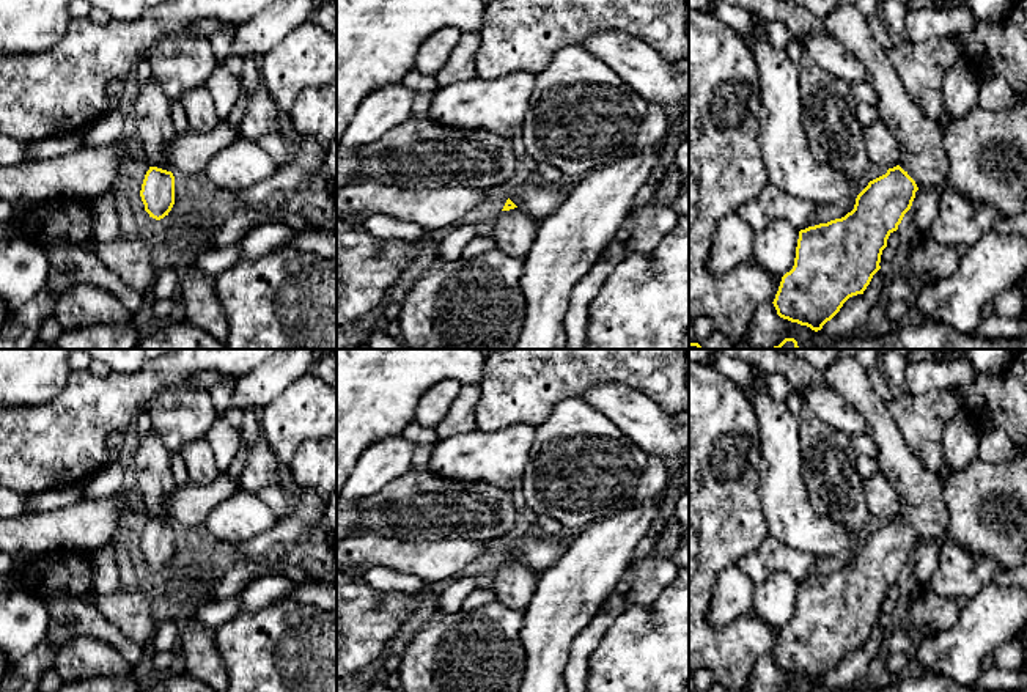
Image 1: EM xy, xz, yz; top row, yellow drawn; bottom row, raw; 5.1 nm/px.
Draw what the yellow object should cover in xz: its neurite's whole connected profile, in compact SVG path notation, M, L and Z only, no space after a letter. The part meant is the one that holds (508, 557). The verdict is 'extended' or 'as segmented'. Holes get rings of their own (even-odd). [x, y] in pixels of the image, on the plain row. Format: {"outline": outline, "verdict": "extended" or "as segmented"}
{"outline": "M508 550L489 588L500 604L524 610L533 598L536 580L538 574Z", "verdict": "extended"}

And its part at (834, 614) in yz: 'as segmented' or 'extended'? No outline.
extended

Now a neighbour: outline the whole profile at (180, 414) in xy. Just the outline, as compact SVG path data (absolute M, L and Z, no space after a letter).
M187 385L167 387L146 404L151 429L170 455L182 453L193 440L206 437L217 420L209 390Z

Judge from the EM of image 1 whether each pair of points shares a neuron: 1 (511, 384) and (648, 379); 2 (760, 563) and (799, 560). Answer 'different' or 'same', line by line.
1: same
2: same

